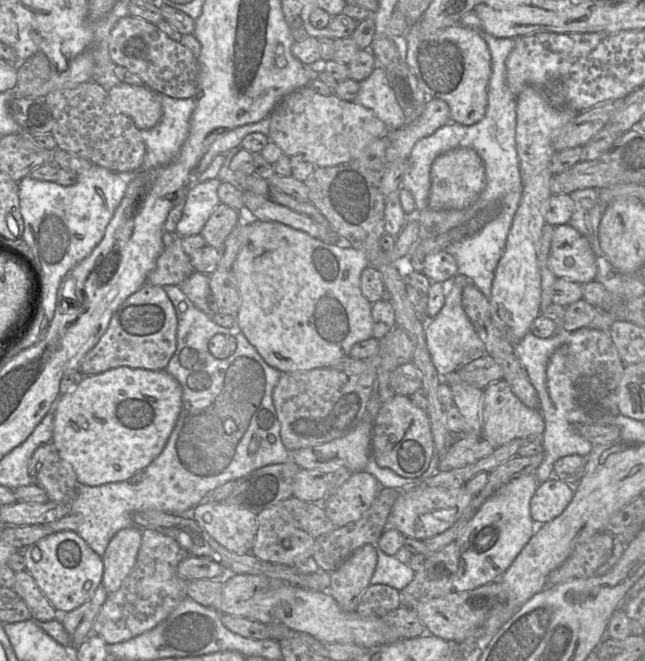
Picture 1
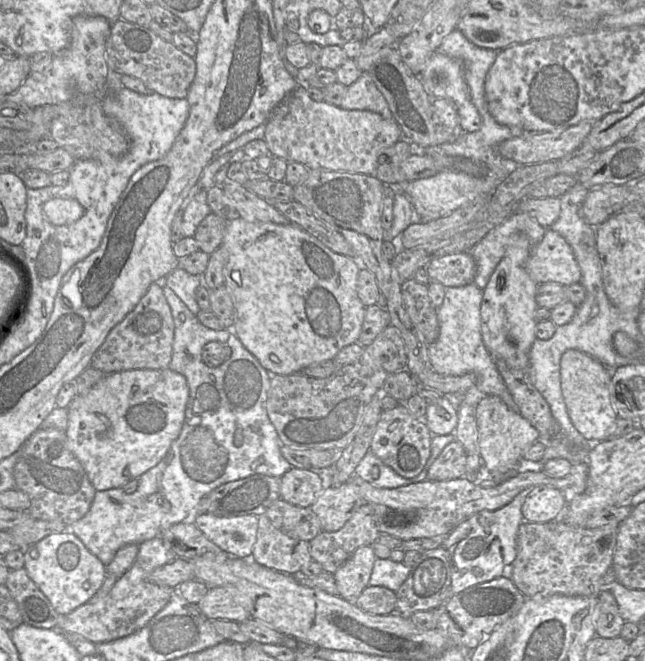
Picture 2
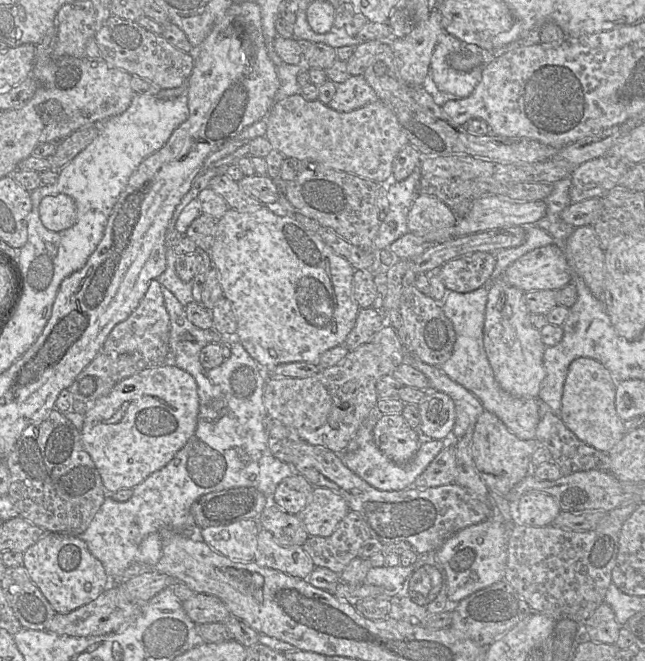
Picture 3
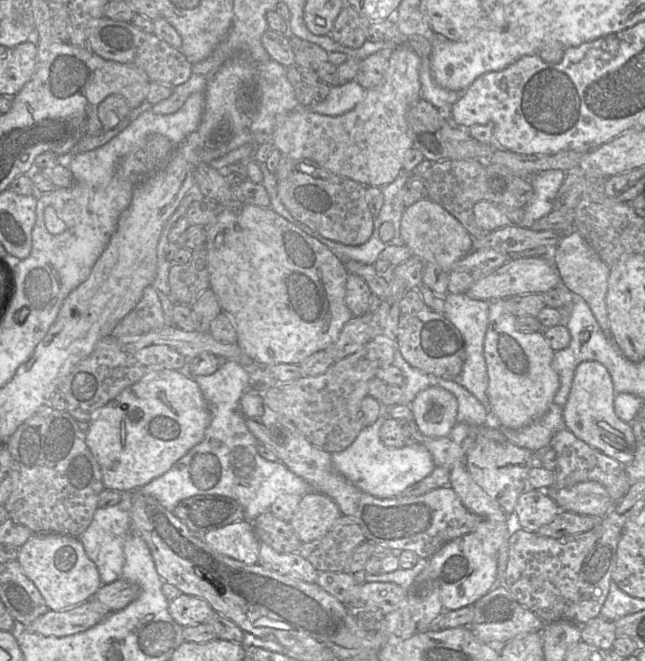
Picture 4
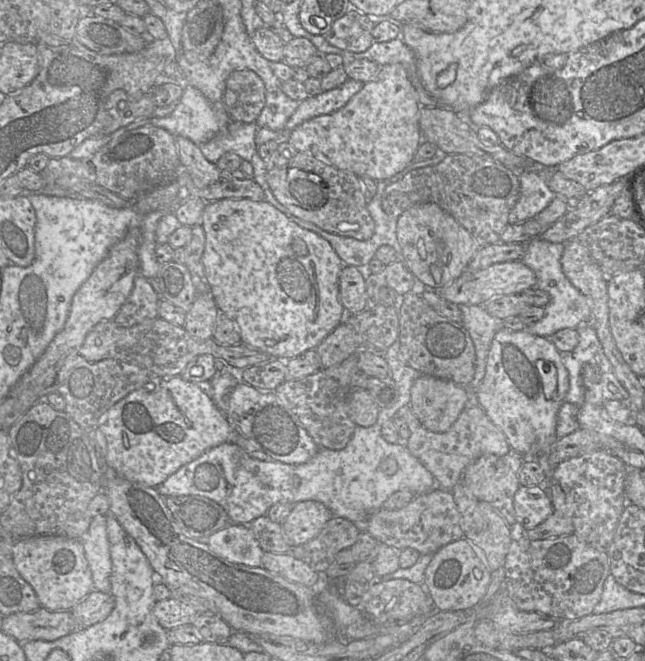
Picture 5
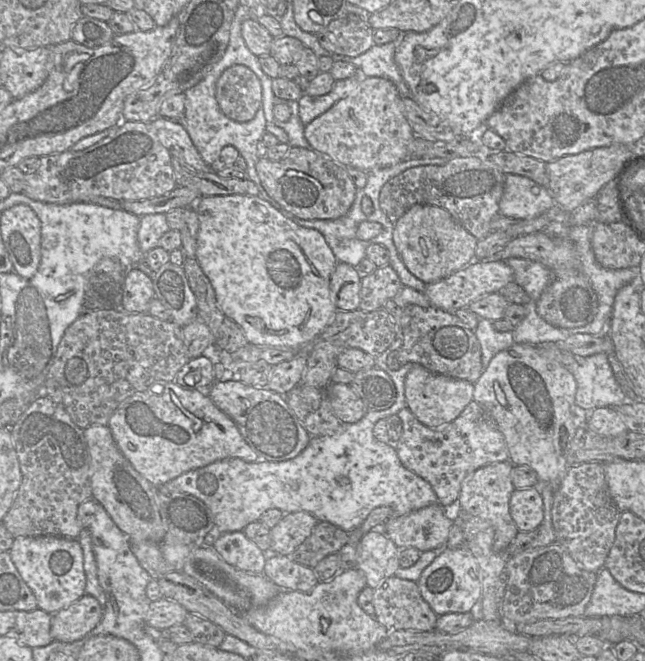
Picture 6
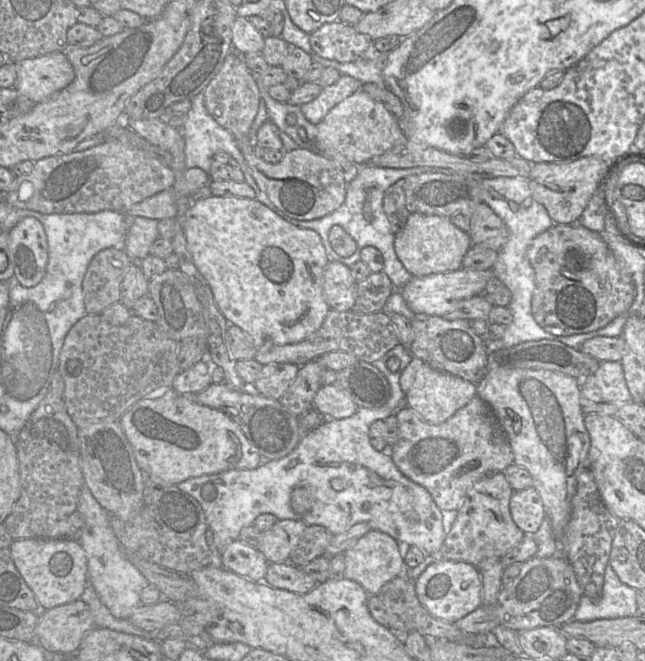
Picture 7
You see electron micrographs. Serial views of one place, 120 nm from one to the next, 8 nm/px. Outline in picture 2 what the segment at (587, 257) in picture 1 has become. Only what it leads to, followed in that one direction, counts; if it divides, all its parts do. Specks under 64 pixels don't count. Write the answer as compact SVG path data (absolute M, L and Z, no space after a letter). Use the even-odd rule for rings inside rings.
M550 228L546 230L543 239L532 247L525 268L537 284L556 282L564 286L570 286L579 283L581 279L581 270L572 248L559 233Z

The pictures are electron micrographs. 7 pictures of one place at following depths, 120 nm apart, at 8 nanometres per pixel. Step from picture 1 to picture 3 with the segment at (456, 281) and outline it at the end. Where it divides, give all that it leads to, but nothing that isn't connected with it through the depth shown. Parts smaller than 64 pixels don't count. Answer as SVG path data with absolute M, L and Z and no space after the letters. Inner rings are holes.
M487 286L468 293L448 291L441 306L445 316L453 325L456 340L450 359L440 369L453 381L472 392L484 409L495 414L516 437L521 440L534 439L539 423L539 399L518 398L504 391L495 379L488 361L483 343L487 300Z

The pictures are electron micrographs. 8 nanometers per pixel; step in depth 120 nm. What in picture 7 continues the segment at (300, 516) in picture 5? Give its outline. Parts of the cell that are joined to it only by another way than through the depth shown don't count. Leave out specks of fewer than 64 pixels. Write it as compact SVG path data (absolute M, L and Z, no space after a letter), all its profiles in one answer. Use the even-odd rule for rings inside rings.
M303 519L278 520L262 533L257 549L269 563L289 562L290 554L299 544L306 527Z

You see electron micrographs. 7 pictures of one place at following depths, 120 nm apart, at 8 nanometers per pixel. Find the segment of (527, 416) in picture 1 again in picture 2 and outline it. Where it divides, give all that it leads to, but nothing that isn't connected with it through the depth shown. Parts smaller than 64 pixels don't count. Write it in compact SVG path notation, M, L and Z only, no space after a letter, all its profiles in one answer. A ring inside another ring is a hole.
M484 396L476 409L478 444L483 465L487 473L499 484L517 475L516 466L521 462L523 453L539 440L538 430L519 412L514 412L498 396Z

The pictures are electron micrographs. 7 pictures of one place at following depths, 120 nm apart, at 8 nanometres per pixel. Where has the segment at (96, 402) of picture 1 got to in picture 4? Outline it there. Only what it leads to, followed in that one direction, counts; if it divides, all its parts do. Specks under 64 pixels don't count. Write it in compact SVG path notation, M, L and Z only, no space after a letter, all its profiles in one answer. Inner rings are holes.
M187 369L150 372L97 409L85 442L97 461L104 489L132 492L166 473L199 444L211 422L203 393Z

